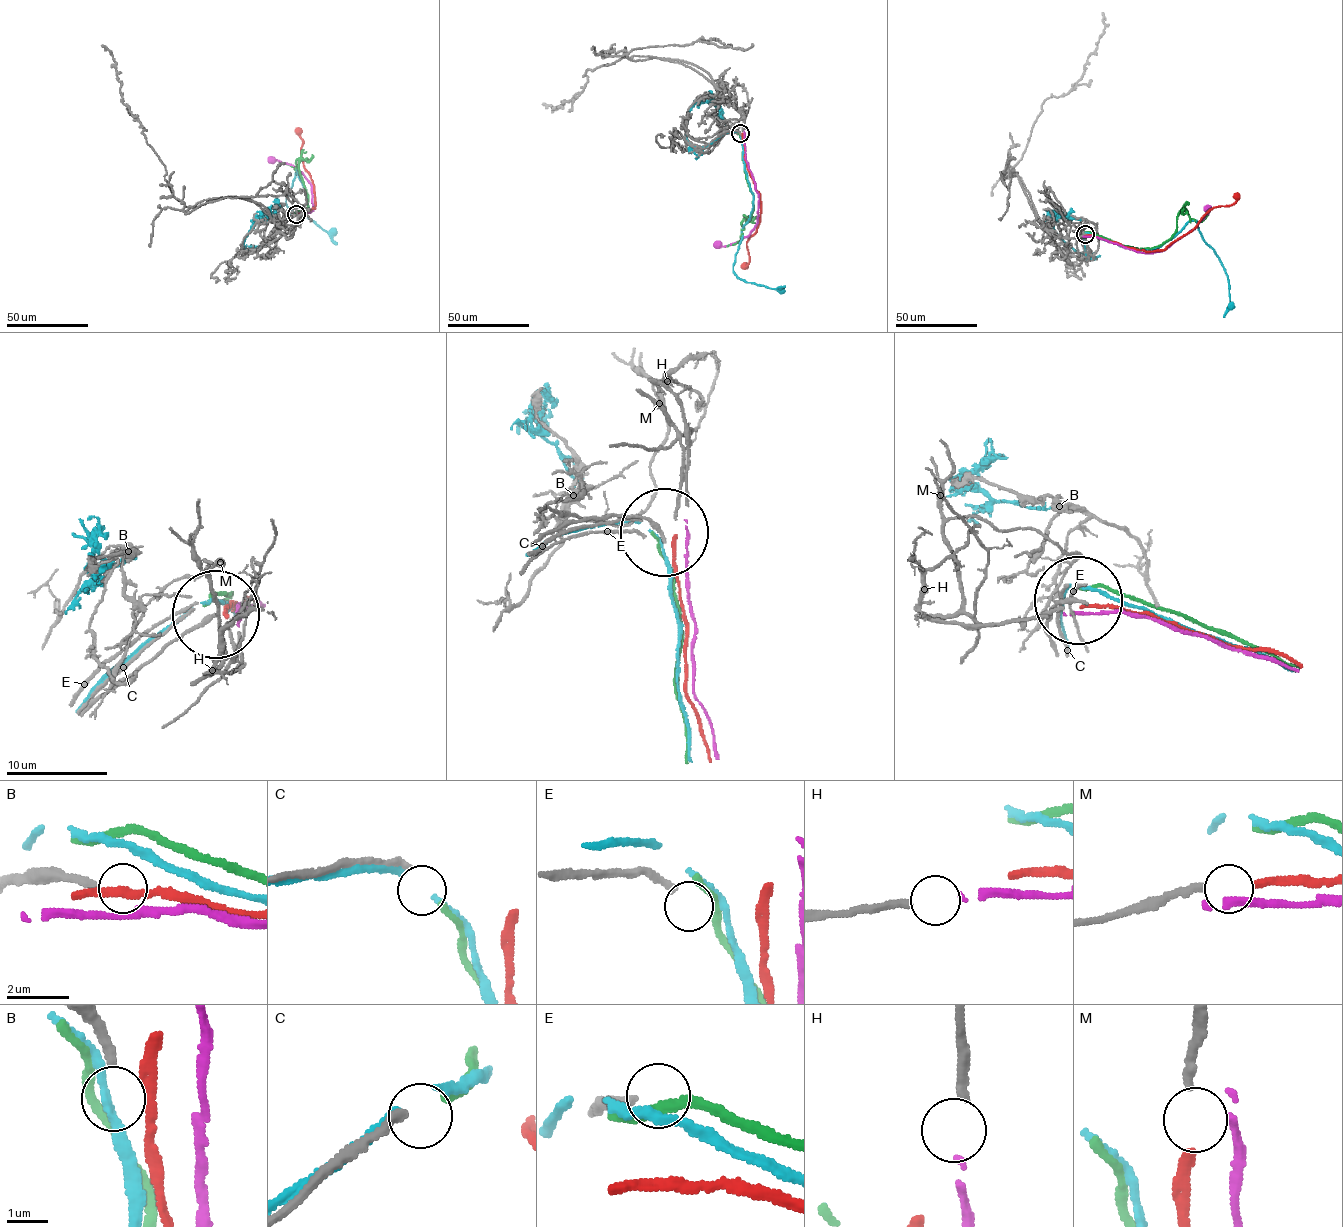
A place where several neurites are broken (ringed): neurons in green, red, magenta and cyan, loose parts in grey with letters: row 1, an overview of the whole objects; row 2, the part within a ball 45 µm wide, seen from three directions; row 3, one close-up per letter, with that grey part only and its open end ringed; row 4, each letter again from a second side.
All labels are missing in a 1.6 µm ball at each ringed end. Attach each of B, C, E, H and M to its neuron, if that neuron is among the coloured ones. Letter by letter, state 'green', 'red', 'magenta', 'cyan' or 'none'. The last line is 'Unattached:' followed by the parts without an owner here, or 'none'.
B: none
C: green
E: none
H: magenta
M: red
Unattached: B, E

